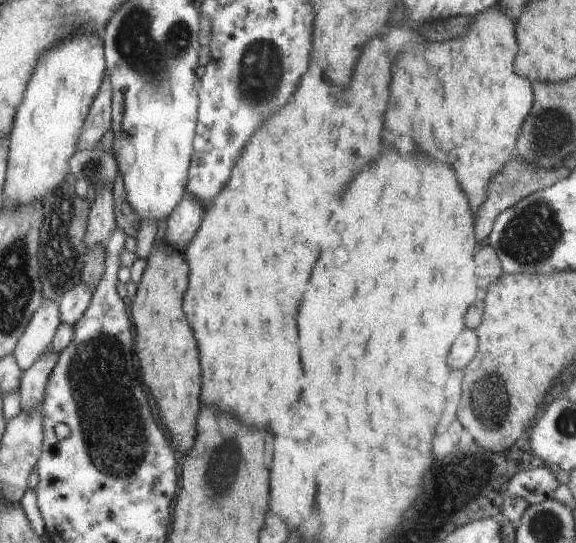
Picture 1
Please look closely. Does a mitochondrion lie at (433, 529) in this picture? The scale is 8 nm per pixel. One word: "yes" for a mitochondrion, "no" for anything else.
no

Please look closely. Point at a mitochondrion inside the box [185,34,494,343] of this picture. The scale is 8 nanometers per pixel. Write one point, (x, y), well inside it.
(261, 76)

